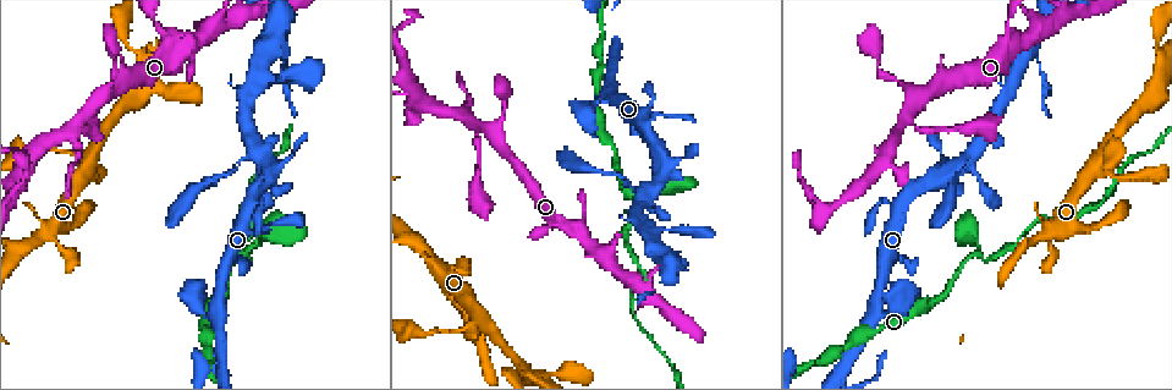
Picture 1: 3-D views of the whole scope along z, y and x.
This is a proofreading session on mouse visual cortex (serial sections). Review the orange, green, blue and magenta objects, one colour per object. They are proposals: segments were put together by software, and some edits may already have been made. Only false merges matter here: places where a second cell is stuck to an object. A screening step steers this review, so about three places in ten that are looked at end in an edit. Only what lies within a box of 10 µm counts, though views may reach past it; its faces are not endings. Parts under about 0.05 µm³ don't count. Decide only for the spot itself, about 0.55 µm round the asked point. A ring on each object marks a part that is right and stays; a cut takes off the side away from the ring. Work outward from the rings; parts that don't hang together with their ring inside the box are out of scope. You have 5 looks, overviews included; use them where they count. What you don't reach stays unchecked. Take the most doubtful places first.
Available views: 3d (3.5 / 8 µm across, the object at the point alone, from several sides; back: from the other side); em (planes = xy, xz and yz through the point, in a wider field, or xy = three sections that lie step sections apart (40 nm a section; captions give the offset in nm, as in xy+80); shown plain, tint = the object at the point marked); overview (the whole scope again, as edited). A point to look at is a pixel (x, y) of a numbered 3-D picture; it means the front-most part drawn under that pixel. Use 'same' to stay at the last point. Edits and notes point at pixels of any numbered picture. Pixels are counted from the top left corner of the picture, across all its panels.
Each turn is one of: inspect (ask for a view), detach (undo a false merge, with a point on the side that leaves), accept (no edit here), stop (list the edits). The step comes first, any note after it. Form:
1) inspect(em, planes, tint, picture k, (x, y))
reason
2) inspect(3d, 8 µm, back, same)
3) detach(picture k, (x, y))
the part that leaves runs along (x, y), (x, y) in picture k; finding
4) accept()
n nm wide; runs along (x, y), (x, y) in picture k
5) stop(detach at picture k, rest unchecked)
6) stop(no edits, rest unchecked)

inspect(3d, 3.5 µm, picture 1, (81, 121))

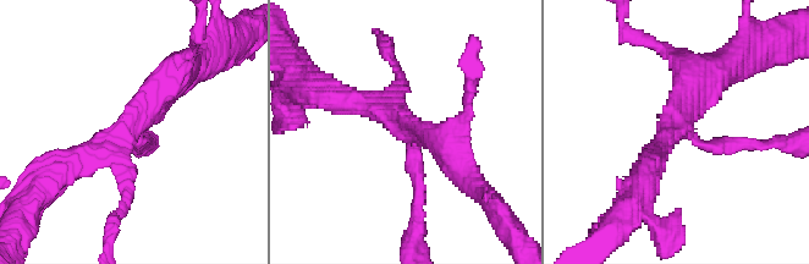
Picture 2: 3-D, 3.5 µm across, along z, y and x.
inspect(em, xy, step 2, tint, picture 2, (134, 126))

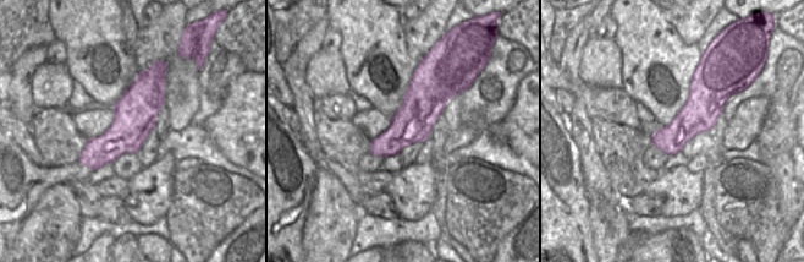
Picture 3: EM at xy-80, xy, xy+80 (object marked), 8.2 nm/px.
accept()
runs along (185, 72), (106, 147), (69, 161) in picture 2; one cell here

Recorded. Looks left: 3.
inspect(3d, 3.5 µm, picture 1, (649, 190))

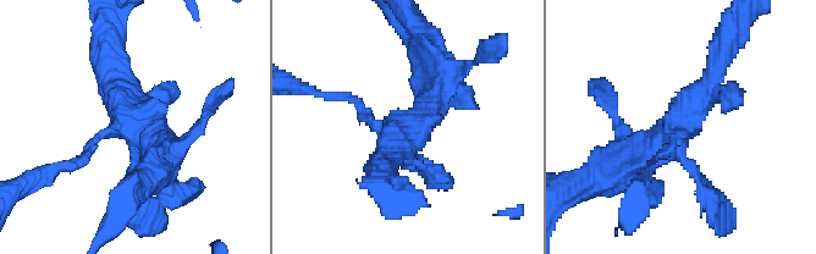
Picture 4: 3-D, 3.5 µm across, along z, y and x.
inspect(em, xy, step 2, tint, picture 4, (686, 118))

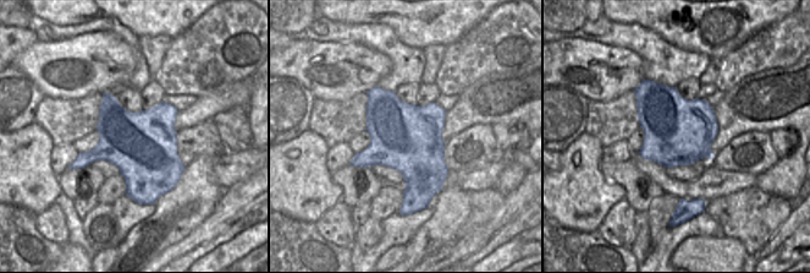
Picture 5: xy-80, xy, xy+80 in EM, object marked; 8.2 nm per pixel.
accept()
runs along (632, 163), (679, 130), (720, 50) in picture 4; all the same cell

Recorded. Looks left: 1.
stop(no edits, rest unchecked)

